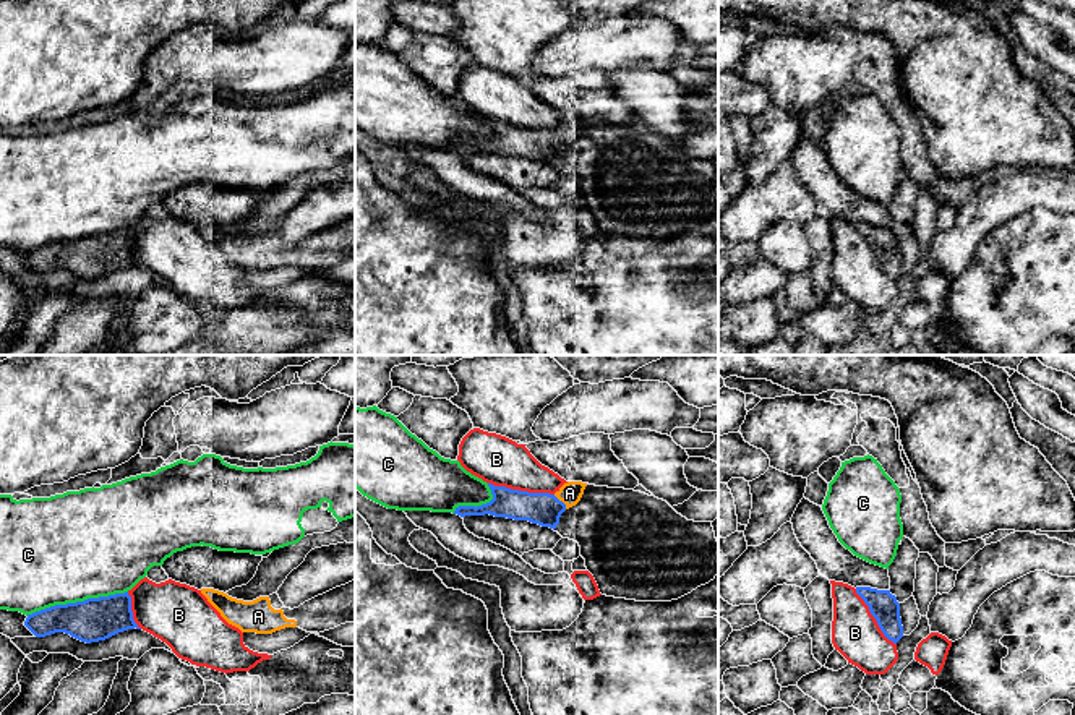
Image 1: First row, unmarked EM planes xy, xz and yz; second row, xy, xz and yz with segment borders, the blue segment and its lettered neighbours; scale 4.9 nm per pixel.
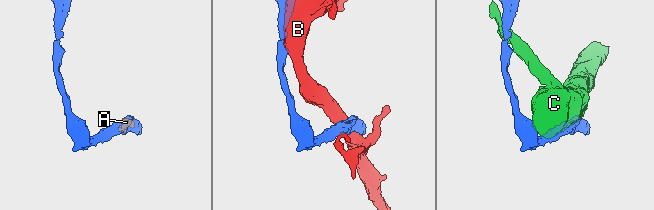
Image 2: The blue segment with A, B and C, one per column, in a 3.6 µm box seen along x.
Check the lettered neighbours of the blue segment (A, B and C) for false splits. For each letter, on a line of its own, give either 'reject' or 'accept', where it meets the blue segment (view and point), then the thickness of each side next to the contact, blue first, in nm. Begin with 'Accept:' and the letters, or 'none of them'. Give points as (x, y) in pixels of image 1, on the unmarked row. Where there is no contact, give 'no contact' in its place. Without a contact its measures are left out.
Accept: A
A: accept; meets blue in xz at (561, 138); 160 nm thick on the blue side, 110 nm on the other
B: reject; meets blue in xz at (521, 128); 160 nm thick on the blue side, 240 nm on the other
C: reject; meets blue in xy at (77, 239); 220 nm thick on the blue side, 500 nm on the other

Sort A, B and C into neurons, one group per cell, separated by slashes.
A / B / C

